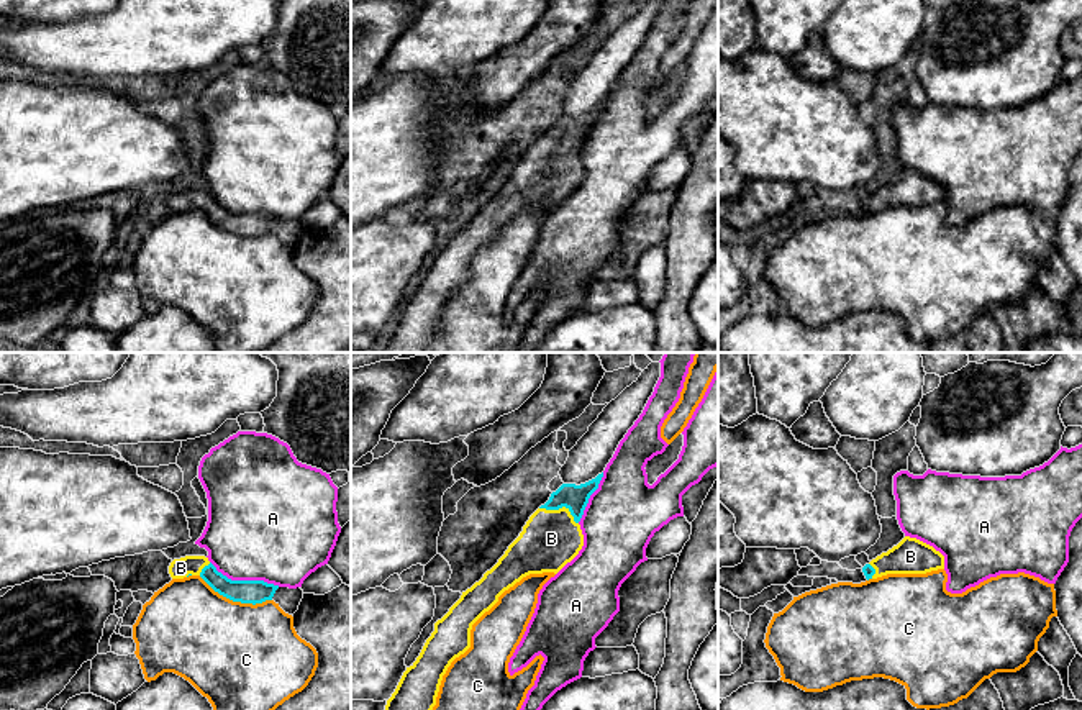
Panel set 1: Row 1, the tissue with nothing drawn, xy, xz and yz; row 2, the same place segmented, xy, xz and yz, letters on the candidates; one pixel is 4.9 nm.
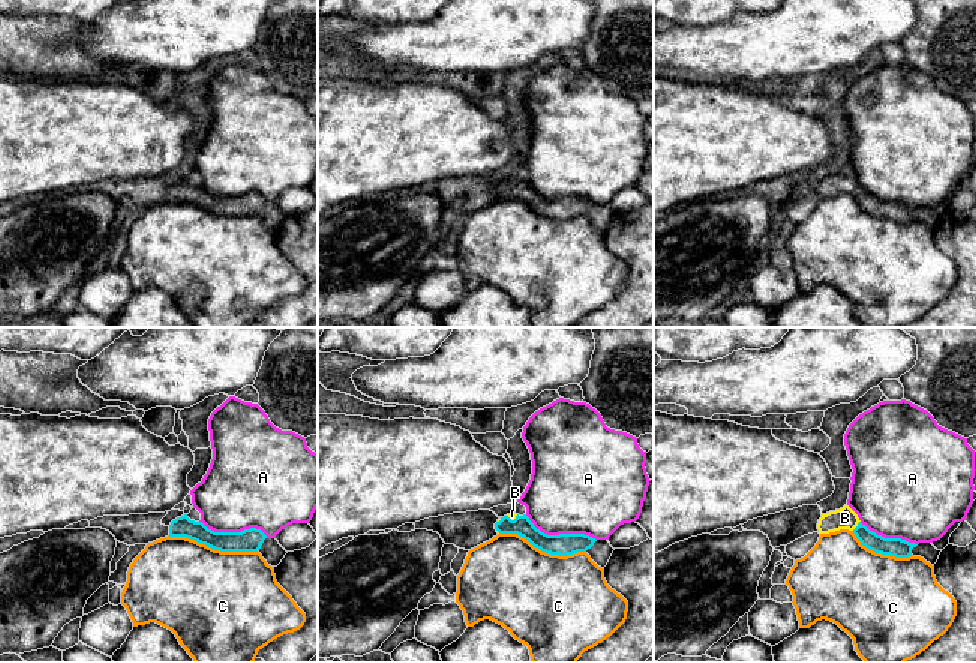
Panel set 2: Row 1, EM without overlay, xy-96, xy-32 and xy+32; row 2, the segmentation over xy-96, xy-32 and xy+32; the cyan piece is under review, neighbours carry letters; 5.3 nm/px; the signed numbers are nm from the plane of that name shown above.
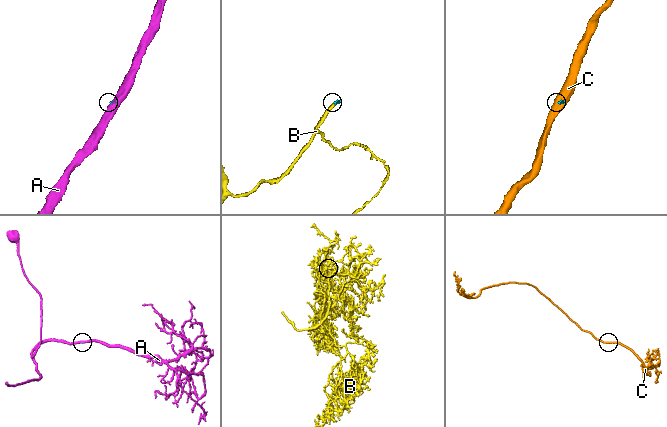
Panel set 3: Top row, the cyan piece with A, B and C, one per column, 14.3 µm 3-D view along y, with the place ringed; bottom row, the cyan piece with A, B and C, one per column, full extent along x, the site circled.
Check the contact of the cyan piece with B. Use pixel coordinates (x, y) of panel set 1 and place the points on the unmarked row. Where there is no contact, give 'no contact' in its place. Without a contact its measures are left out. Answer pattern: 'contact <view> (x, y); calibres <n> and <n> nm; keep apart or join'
contact xz (561, 140); calibres 130 and 280 nm; join

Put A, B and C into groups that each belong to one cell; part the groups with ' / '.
A / B / C

